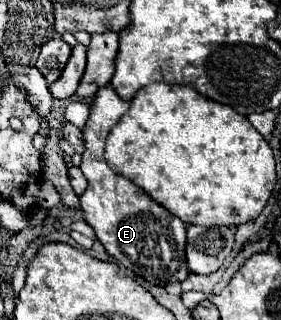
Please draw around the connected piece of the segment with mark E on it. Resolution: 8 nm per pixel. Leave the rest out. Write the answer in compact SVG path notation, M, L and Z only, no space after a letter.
M110 85L100 87L96 91L90 107L90 117L82 129L84 153L82 153L80 169L88 179L88 187L80 197L80 205L86 223L92 225L98 241L126 269L144 277L152 285L168 285L168 283L184 281L188 275L188 265L184 255L186 223L180 217L172 215L166 207L156 203L150 195L142 193L142 189L134 185L130 179L122 177L120 173L114 173L104 159L106 137L128 109L130 109L130 101L120 99Z

